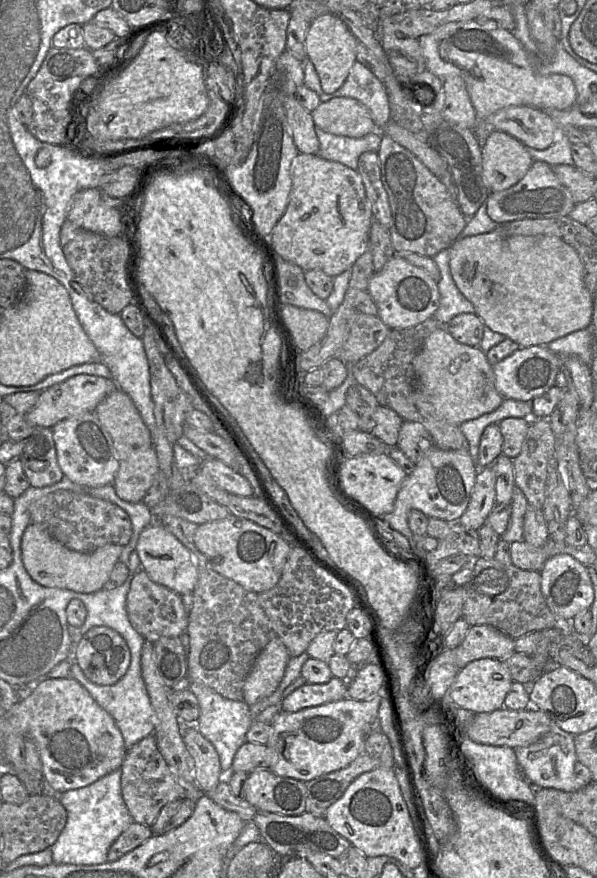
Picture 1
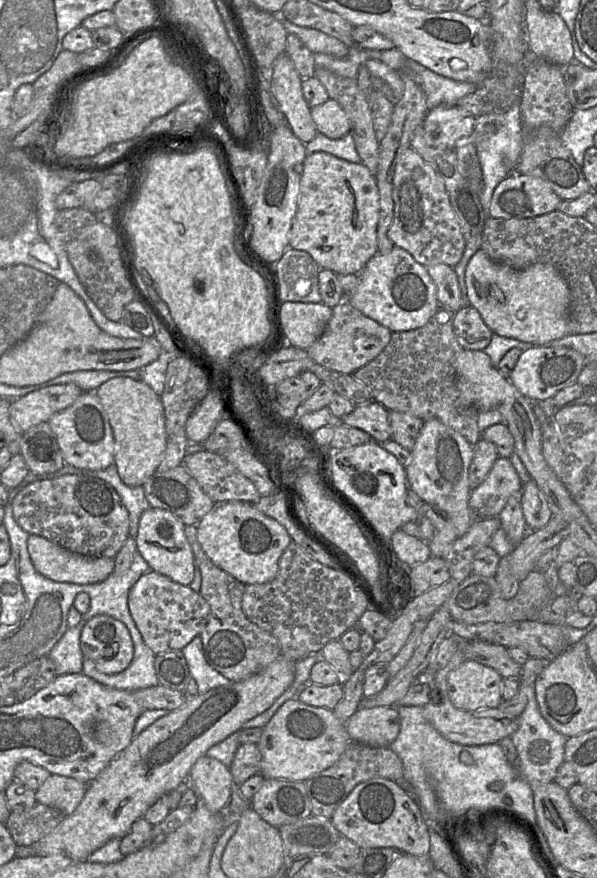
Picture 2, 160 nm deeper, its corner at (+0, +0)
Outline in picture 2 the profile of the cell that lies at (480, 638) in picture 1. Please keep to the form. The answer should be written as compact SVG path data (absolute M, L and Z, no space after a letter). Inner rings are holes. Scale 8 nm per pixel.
M458 649L449 662L435 675L434 689L431 700L423 706L425 719L447 740L461 745L475 746L498 743L501 739L511 736L518 728L518 717L507 716L500 708L478 709L465 711L457 709L448 696L447 676L466 660L464 653Z

